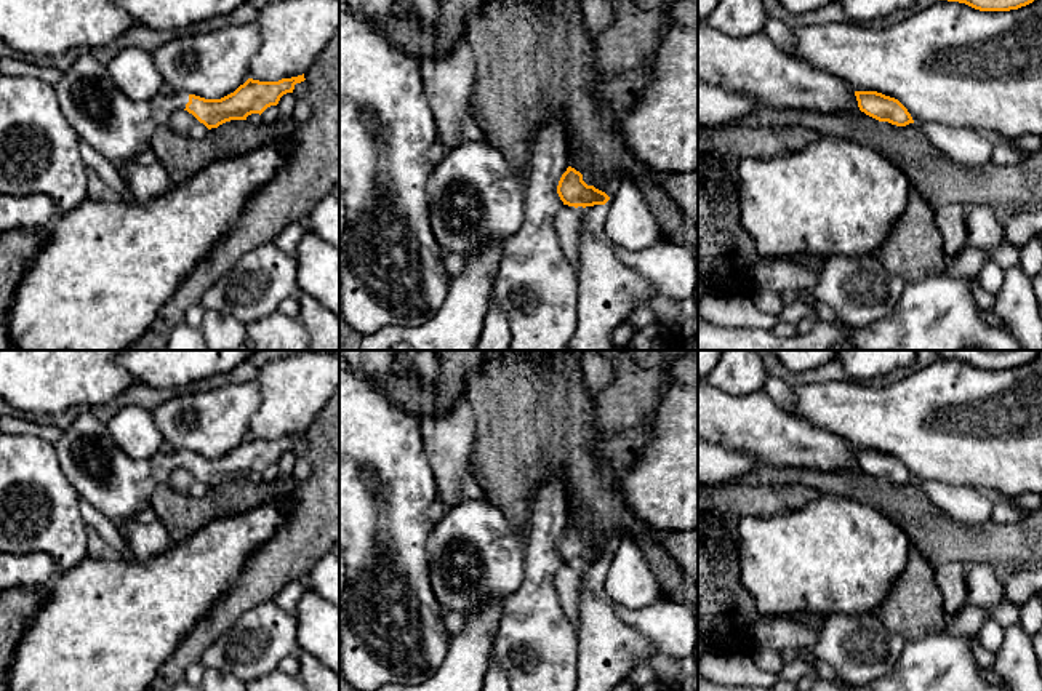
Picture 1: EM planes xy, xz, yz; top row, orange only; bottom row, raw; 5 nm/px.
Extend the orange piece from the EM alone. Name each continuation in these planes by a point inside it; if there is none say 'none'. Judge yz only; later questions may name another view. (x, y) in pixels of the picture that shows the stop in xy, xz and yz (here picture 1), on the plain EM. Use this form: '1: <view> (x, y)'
none

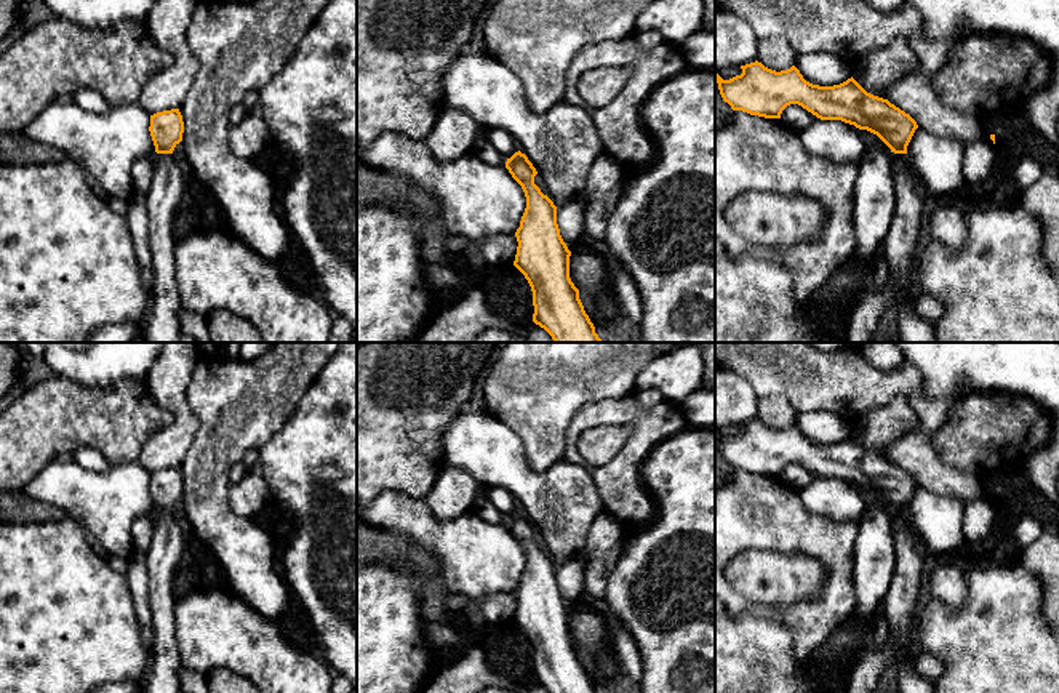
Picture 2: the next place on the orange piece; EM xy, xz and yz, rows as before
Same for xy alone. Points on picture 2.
1: xy (168, 543)

